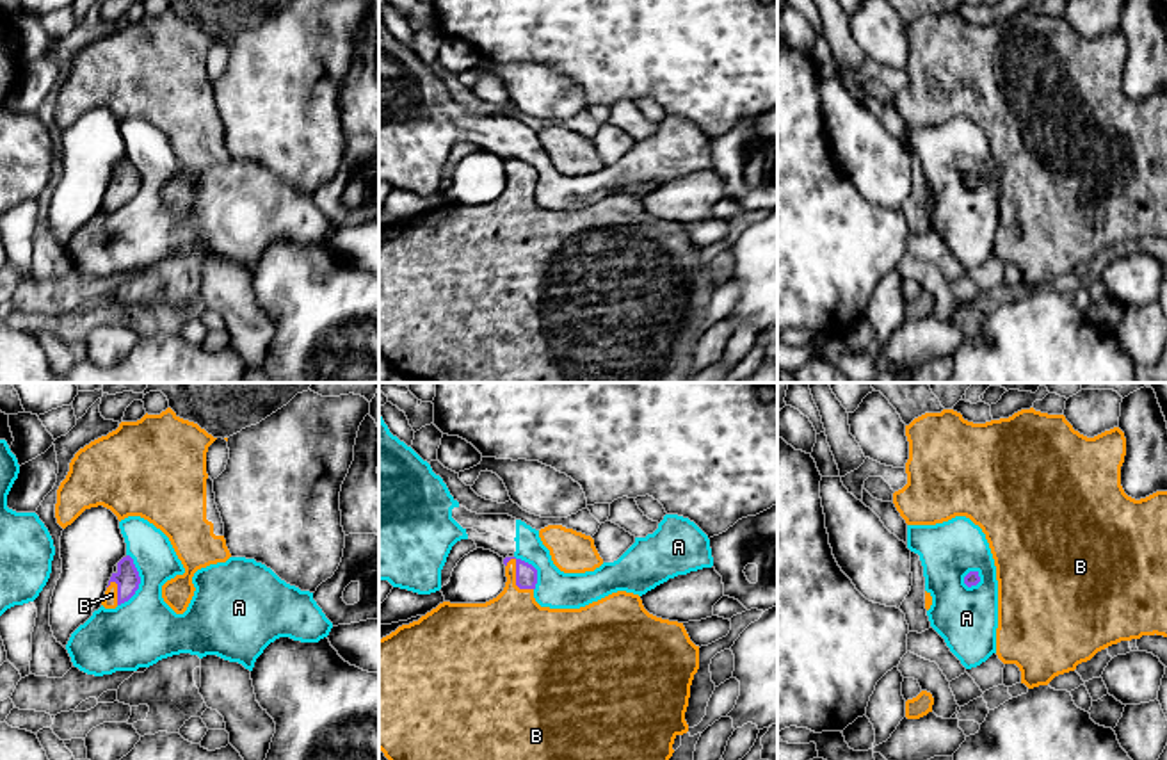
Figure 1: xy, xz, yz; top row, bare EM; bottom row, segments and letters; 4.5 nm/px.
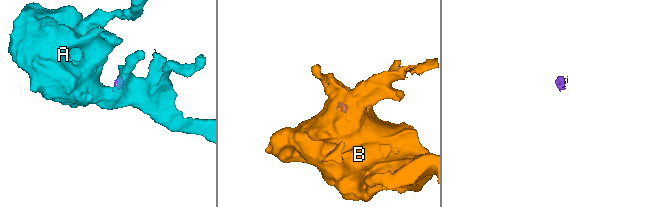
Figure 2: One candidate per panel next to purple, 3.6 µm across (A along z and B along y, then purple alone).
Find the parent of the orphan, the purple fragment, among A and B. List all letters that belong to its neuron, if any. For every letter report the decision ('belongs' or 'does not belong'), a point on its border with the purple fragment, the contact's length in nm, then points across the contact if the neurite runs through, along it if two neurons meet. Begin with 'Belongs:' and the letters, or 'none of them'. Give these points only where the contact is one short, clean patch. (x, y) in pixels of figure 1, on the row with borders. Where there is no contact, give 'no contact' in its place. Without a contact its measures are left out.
Belongs: B
A: does not belong; contact xy (139, 582); length 240 nm; border xy (128, 554), (139, 577), (139, 588), (118, 606)
B: belongs; contact xz (516, 579); length 180 nm; way xz (525, 574), (516, 579), (511, 634)

